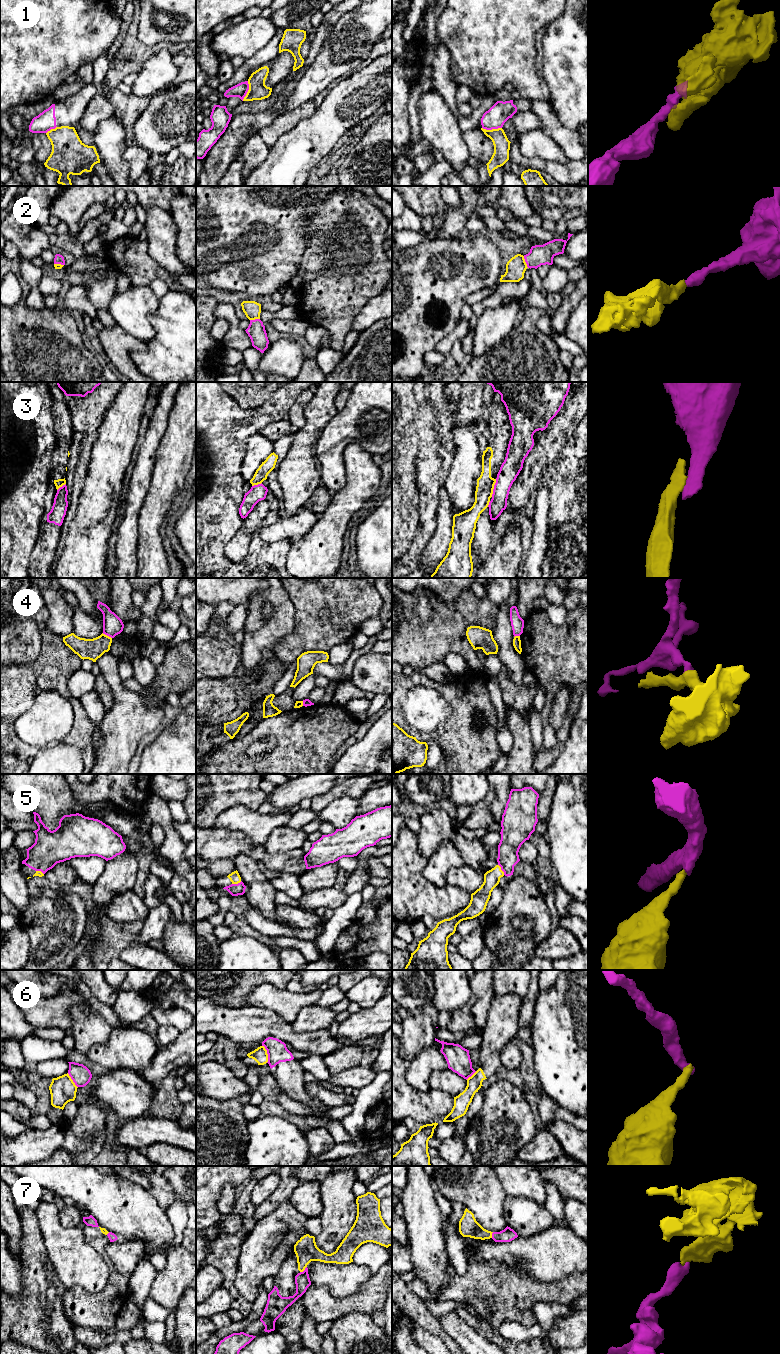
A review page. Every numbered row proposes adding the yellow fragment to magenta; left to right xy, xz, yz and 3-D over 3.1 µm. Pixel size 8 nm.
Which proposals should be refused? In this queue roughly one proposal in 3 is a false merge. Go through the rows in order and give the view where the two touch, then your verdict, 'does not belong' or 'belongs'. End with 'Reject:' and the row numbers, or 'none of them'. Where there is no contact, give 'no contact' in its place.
1: contact in xz; does not belong
2: contact in yz; belongs
3: contact in yz; does not belong
4: contact in xy; does not belong
5: contact in yz; belongs
6: contact in xz; does not belong
7: contact in xz; belongs
Reject: 1, 3, 4, 6

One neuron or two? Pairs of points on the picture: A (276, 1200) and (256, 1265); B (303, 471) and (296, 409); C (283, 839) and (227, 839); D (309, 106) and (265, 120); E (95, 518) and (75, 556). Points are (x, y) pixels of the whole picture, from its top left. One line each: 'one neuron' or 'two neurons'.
A: two neurons
B: two neurons
C: two neurons
D: two neurons
E: one neuron

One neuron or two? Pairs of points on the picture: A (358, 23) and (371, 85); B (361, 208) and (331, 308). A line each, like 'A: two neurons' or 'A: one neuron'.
A: two neurons
B: one neuron

